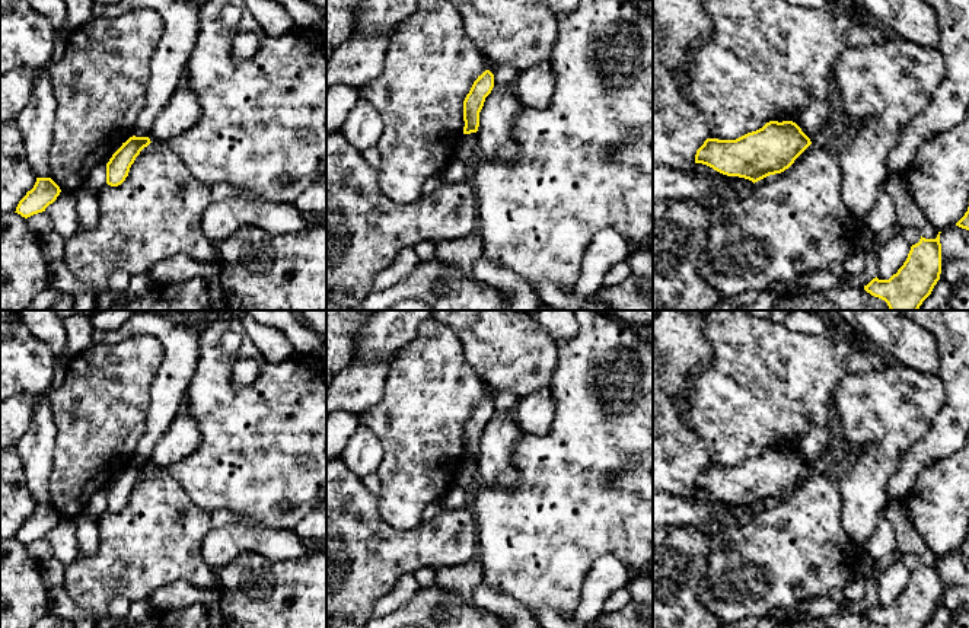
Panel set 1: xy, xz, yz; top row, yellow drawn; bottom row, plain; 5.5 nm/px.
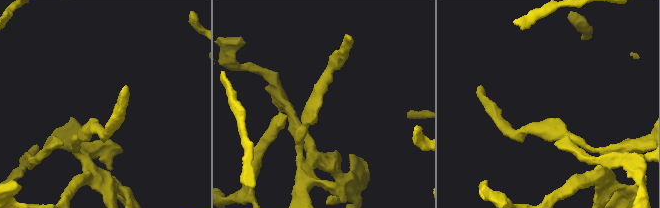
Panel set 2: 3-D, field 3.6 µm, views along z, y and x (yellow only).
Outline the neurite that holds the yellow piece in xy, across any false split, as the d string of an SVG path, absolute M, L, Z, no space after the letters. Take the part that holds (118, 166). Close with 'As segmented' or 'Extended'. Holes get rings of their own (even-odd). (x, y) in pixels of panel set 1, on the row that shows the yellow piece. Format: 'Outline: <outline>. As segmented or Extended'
Outline: M130 137L122 146L112 154L106 163L106 184L111 187L121 185L128 176L130 168L134 163L140 152L150 144L149 137Z. As segmented

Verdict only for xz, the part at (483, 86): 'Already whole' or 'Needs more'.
Already whole

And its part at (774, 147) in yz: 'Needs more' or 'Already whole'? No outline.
Already whole

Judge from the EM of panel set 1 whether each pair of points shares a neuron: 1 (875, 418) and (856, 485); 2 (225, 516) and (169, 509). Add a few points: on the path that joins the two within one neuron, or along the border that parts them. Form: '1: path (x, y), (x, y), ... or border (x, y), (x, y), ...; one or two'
1: path (877, 434), (877, 449), (869, 469); one
2: border (210, 513), (213, 526); two

